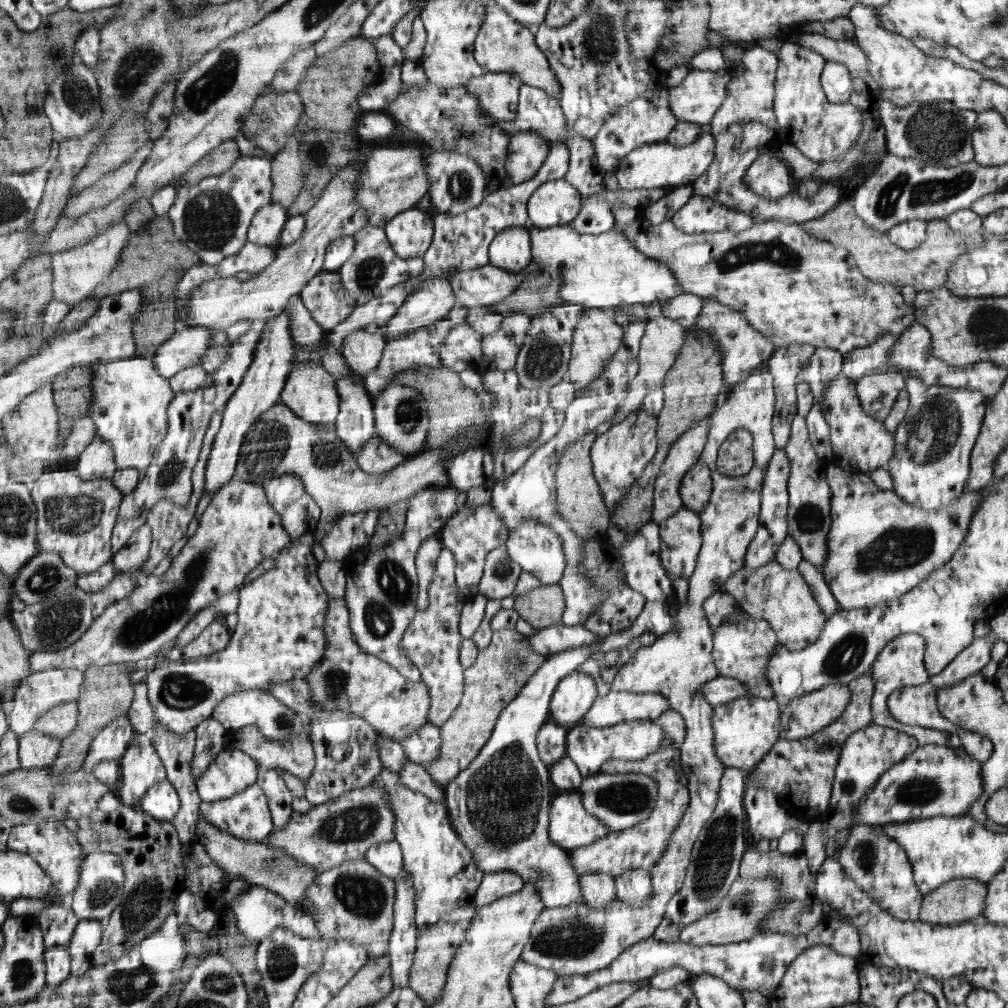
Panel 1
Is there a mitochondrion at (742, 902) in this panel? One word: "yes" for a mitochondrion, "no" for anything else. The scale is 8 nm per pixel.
yes

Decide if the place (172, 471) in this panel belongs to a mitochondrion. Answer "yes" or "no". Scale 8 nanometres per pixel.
yes

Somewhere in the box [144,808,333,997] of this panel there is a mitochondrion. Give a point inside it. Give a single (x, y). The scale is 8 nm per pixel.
(282, 959)

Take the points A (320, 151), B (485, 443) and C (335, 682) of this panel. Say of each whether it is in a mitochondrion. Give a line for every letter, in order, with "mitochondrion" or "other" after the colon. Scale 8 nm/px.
A: mitochondrion
B: other
C: mitochondrion

